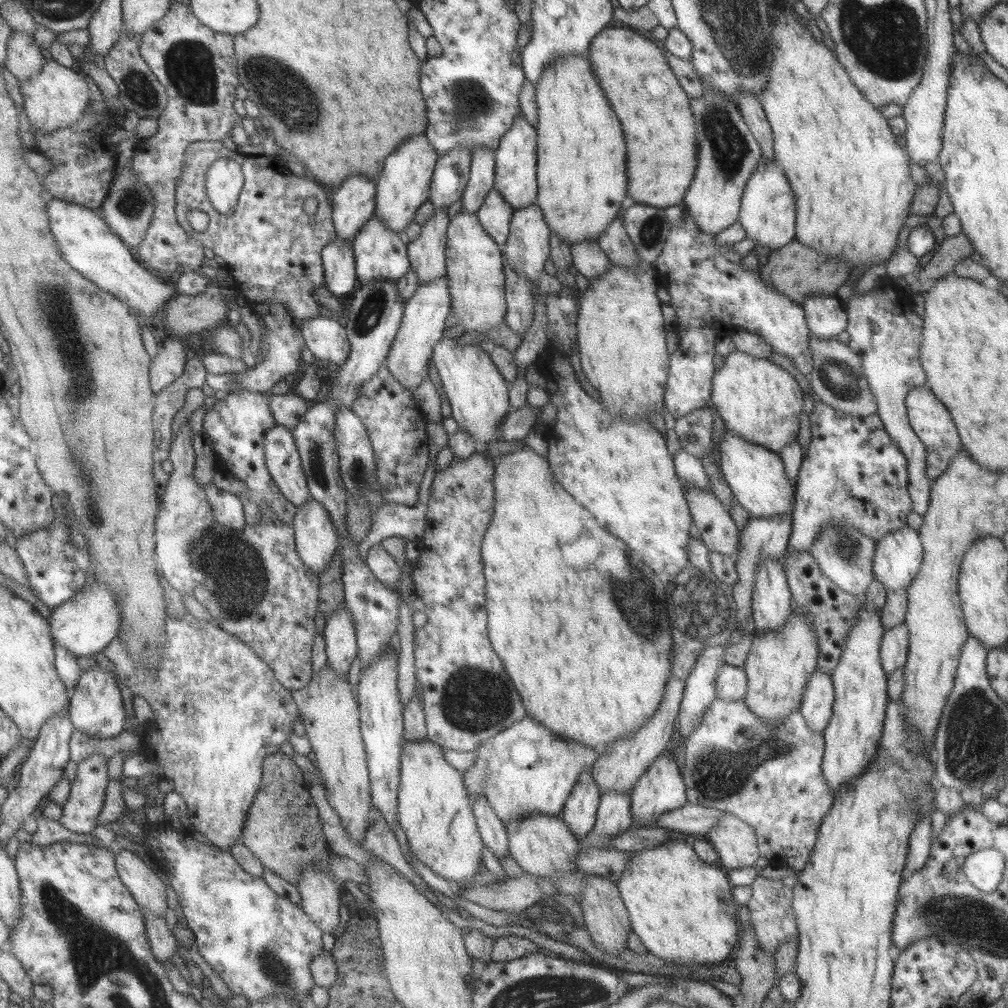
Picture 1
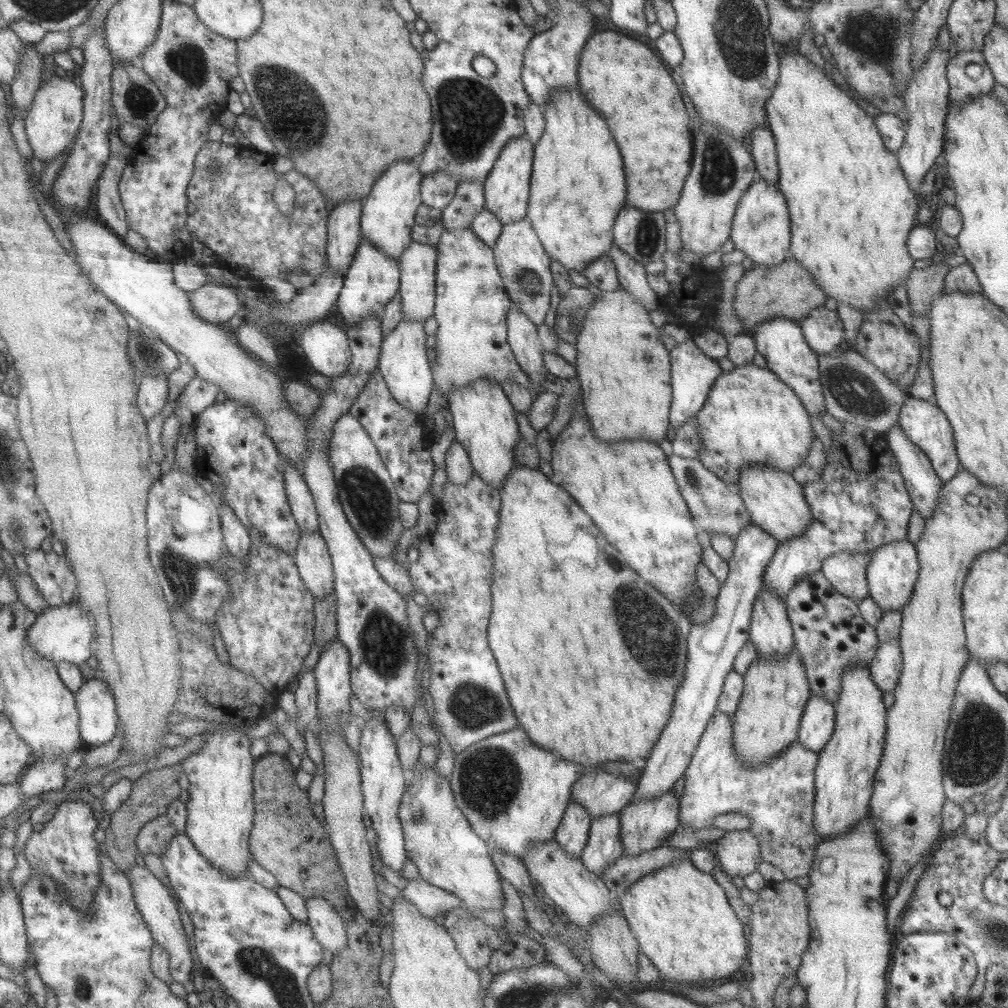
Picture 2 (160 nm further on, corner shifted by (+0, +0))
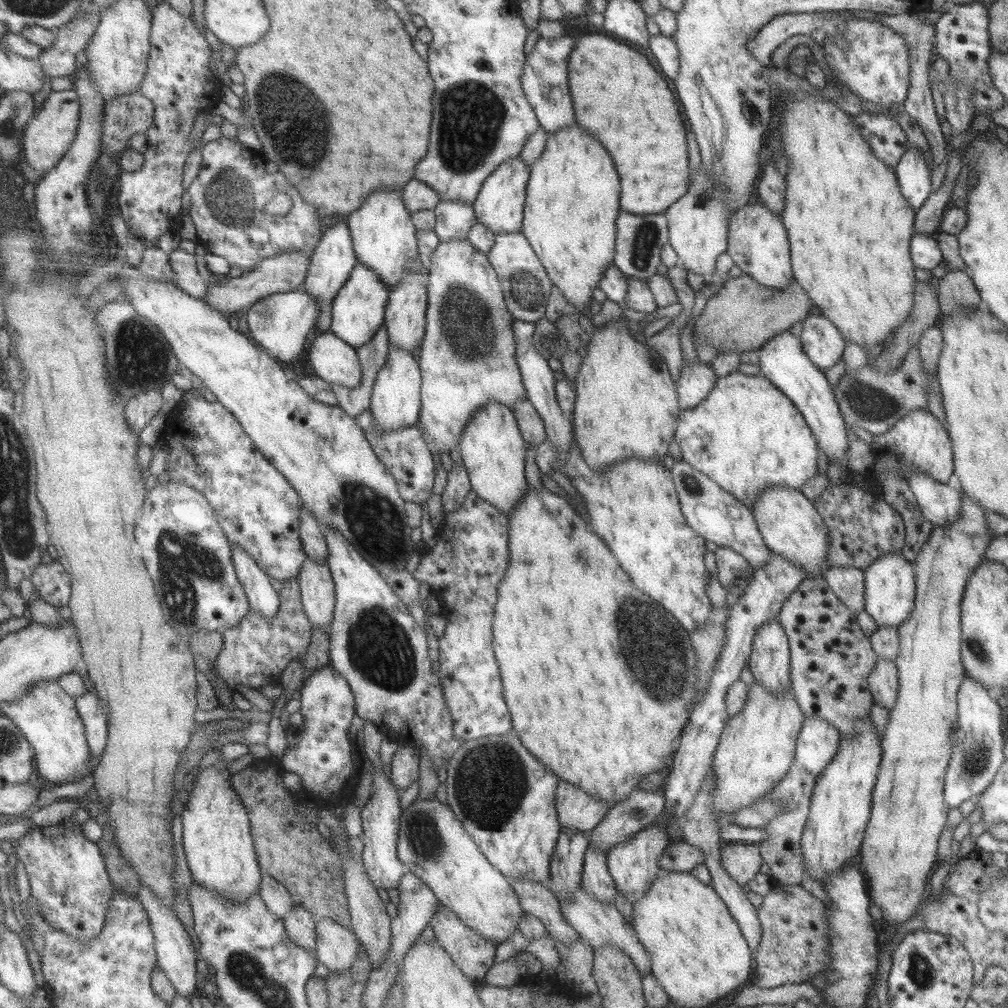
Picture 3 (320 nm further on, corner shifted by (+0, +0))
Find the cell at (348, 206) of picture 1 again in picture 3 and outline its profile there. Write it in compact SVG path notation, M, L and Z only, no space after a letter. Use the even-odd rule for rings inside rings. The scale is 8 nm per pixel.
M341 222L327 228L308 259L309 264L301 287L316 302L316 308L318 308L312 332L312 335L315 335L330 330L333 297L348 279L356 263L347 225Z

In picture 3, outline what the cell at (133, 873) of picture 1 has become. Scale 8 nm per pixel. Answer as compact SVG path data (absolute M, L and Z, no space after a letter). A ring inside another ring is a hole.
M140 884L138 887L137 899L147 911L149 928L156 952L156 966L163 971L177 995L181 995L183 999L187 1000L192 994L197 996L198 992L195 989L195 986L197 986L197 978L195 978L197 976L197 970L195 969L196 951L187 932L185 932L185 928L183 928L170 906L165 906L158 898L155 898L154 894L144 884Z

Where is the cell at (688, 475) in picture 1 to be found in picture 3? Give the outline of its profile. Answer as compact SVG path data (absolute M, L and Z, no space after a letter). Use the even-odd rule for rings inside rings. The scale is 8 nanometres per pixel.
M683 460L673 463L669 473L685 524L705 541L713 542L716 546L726 546L740 554L751 566L751 570L761 569L770 559L771 552L764 545L751 509L747 509L733 494L719 488L705 474L691 468Z

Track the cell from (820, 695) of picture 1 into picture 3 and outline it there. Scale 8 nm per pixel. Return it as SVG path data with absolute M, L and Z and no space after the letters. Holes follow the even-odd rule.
M813 715L800 728L793 761L817 779L830 758L836 755L839 741L837 729Z

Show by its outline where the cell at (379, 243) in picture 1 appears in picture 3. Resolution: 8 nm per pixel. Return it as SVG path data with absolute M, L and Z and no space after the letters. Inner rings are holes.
M356 262L353 270L349 273L348 279L333 297L330 331L345 344L355 347L355 349L369 342L377 329L383 324L388 292L389 288L379 282L378 276L372 270L369 270L360 262Z

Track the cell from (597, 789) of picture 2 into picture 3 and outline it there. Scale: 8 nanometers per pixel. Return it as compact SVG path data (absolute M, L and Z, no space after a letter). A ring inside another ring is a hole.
M561 781L555 785L554 807L559 826L589 832L606 814L609 804Z

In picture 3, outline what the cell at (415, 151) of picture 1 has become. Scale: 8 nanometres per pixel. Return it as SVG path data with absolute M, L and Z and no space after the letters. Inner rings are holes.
M381 190L370 194L362 205L347 215L347 228L356 258L378 276L379 282L393 289L410 272L426 272L426 259L418 254L416 228L410 219L409 210L402 203L400 190Z

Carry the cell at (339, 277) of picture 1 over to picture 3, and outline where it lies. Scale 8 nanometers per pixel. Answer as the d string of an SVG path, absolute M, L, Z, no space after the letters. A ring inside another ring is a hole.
M301 285L293 291L271 293L250 304L246 313L247 328L251 340L277 361L291 363L299 358L305 346L306 337L311 337L315 324L316 302L302 289Z

